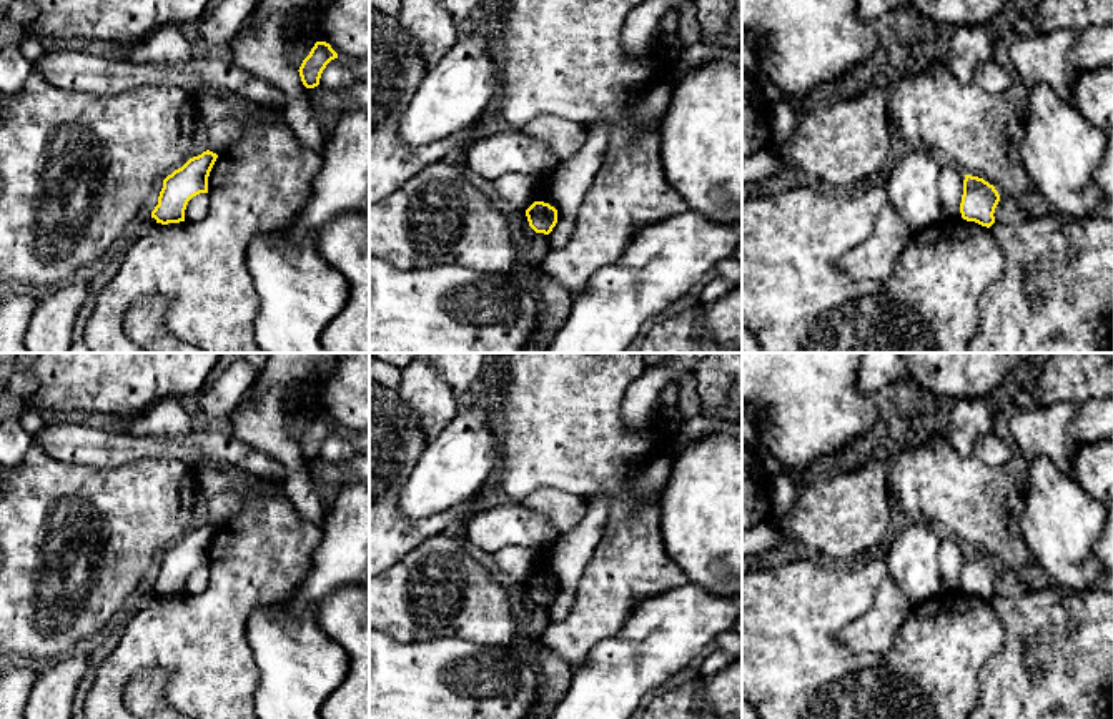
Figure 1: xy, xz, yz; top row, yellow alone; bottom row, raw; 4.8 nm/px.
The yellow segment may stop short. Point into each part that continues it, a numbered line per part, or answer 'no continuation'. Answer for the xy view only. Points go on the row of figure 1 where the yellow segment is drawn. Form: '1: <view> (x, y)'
no continuation

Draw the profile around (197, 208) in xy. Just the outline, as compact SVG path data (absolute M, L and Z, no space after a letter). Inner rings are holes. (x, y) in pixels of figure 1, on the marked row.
M200 193L193 196L186 205L185 220L193 223L201 221L208 213L208 203L208 193Z

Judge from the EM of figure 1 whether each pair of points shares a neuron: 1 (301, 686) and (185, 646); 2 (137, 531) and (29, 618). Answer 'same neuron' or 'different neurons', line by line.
1: different neurons
2: same neuron

